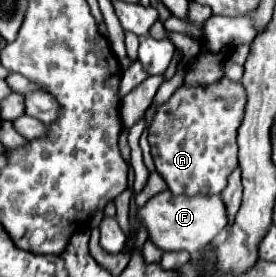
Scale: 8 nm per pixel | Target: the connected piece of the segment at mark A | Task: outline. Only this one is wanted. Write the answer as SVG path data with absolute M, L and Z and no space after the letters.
M224 77L224 81L210 87L176 89L164 103L150 127L150 147L156 171L176 195L222 193L228 175L238 165L236 131L244 113L244 87Z

